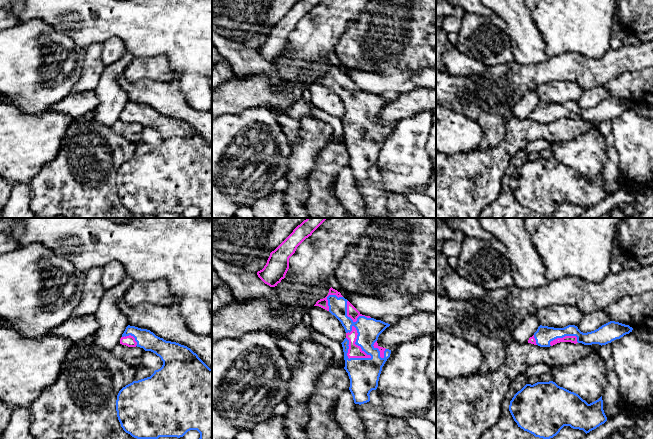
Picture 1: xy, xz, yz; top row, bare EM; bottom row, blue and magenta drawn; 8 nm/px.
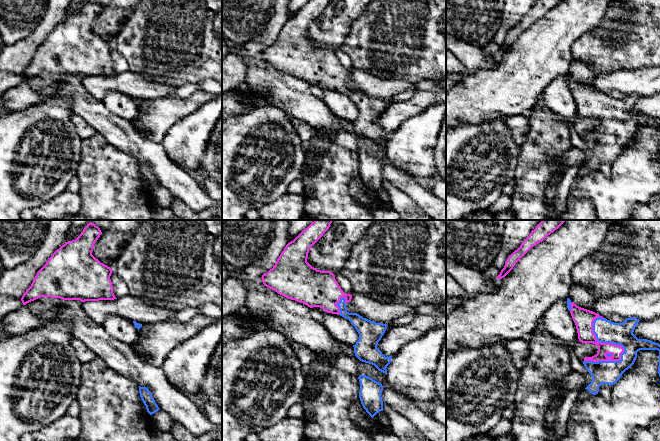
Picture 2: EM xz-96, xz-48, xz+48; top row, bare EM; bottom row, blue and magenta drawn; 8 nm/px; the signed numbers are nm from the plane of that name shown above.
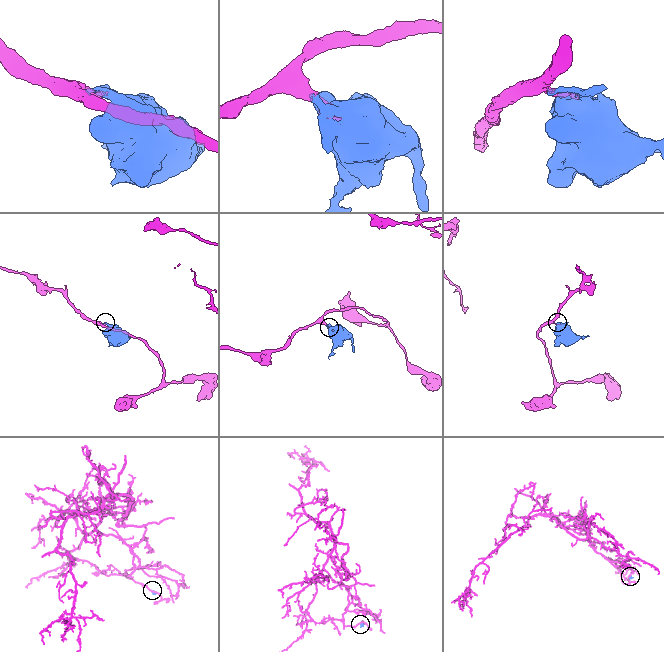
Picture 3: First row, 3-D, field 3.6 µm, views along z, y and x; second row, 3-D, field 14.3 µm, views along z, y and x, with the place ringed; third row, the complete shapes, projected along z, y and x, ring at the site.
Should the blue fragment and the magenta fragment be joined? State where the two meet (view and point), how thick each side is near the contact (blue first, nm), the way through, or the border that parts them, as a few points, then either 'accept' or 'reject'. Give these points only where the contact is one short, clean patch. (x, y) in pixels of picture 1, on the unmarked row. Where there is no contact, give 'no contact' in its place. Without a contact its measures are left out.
meets blue in xz at (355, 119); 240 nm thick on the blue side, 110 nm on the other; accept

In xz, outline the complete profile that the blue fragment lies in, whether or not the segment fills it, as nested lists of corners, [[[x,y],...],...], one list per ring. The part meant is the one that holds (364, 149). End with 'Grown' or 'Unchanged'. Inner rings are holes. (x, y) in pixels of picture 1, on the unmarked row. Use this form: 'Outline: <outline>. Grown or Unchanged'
Outline: [[[329,65],[328,71],[316,78],[319,82],[334,91],[342,100],[346,108],[346,114],[341,119],[344,128],[345,143],[350,155],[349,166],[355,180],[364,180],[370,177],[370,168],[378,163],[379,153],[391,126],[380,123],[377,119],[379,111],[390,102],[381,96],[362,91],[340,68]]]. Grown

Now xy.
Outline: [[[128,101],[122,110],[120,115],[120,120],[126,121],[128,123],[140,123],[145,127],[151,127],[161,134],[163,141],[160,145],[155,146],[154,149],[147,154],[133,157],[132,159],[123,163],[118,171],[116,176],[116,187],[117,193],[121,200],[123,206],[130,210],[132,213],[137,215],[158,215],[159,213],[183,213],[190,206],[197,206],[200,209],[200,214],[197,218],[212,218],[212,145],[210,145],[196,129],[194,129],[187,122],[181,121],[176,118],[166,117],[163,114],[156,112],[153,108],[147,105],[141,105],[135,102]]]. Grown

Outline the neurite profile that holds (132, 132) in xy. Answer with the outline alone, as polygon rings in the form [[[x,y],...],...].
[[[118,120],[112,125],[112,130],[119,136],[127,139],[130,142],[140,142],[142,137],[142,130],[145,126],[140,123],[128,123],[126,121]]]

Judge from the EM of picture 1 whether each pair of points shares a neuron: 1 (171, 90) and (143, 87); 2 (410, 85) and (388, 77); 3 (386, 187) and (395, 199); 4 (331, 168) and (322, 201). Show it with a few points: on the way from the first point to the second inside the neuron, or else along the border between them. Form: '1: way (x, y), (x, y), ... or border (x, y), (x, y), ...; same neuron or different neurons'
1: way (164, 90), (150, 90); same neuron
2: way (405, 82), (393, 79); same neuron
3: border (403, 195), (391, 193), (387, 198), (386, 207); different neurons
4: way (323, 176), (322, 193); same neuron

